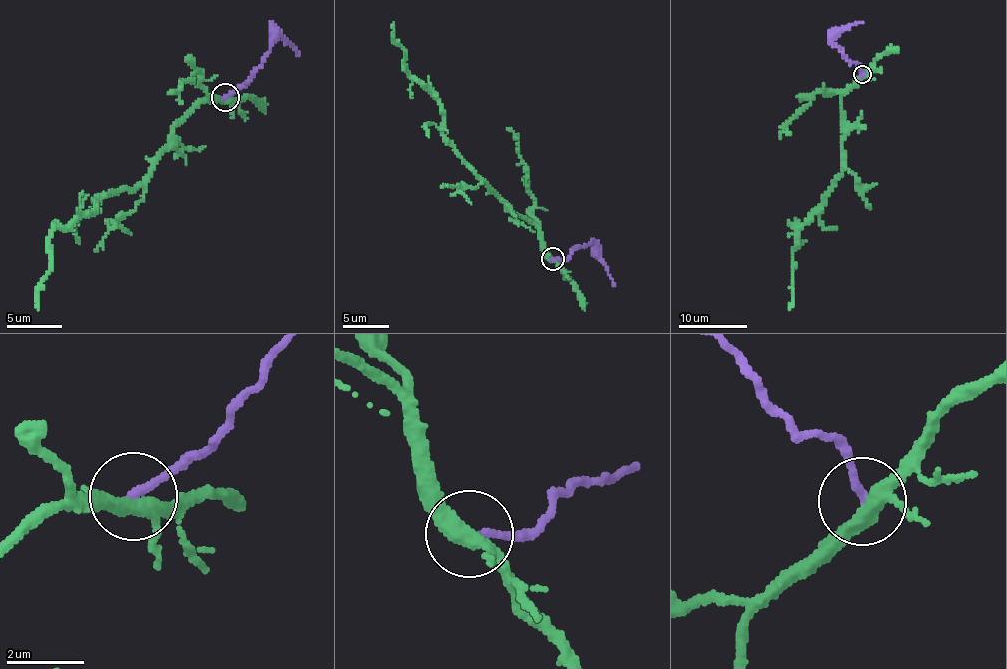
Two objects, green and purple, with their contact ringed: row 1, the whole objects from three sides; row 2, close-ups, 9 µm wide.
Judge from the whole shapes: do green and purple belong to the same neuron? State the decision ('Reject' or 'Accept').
Reject

